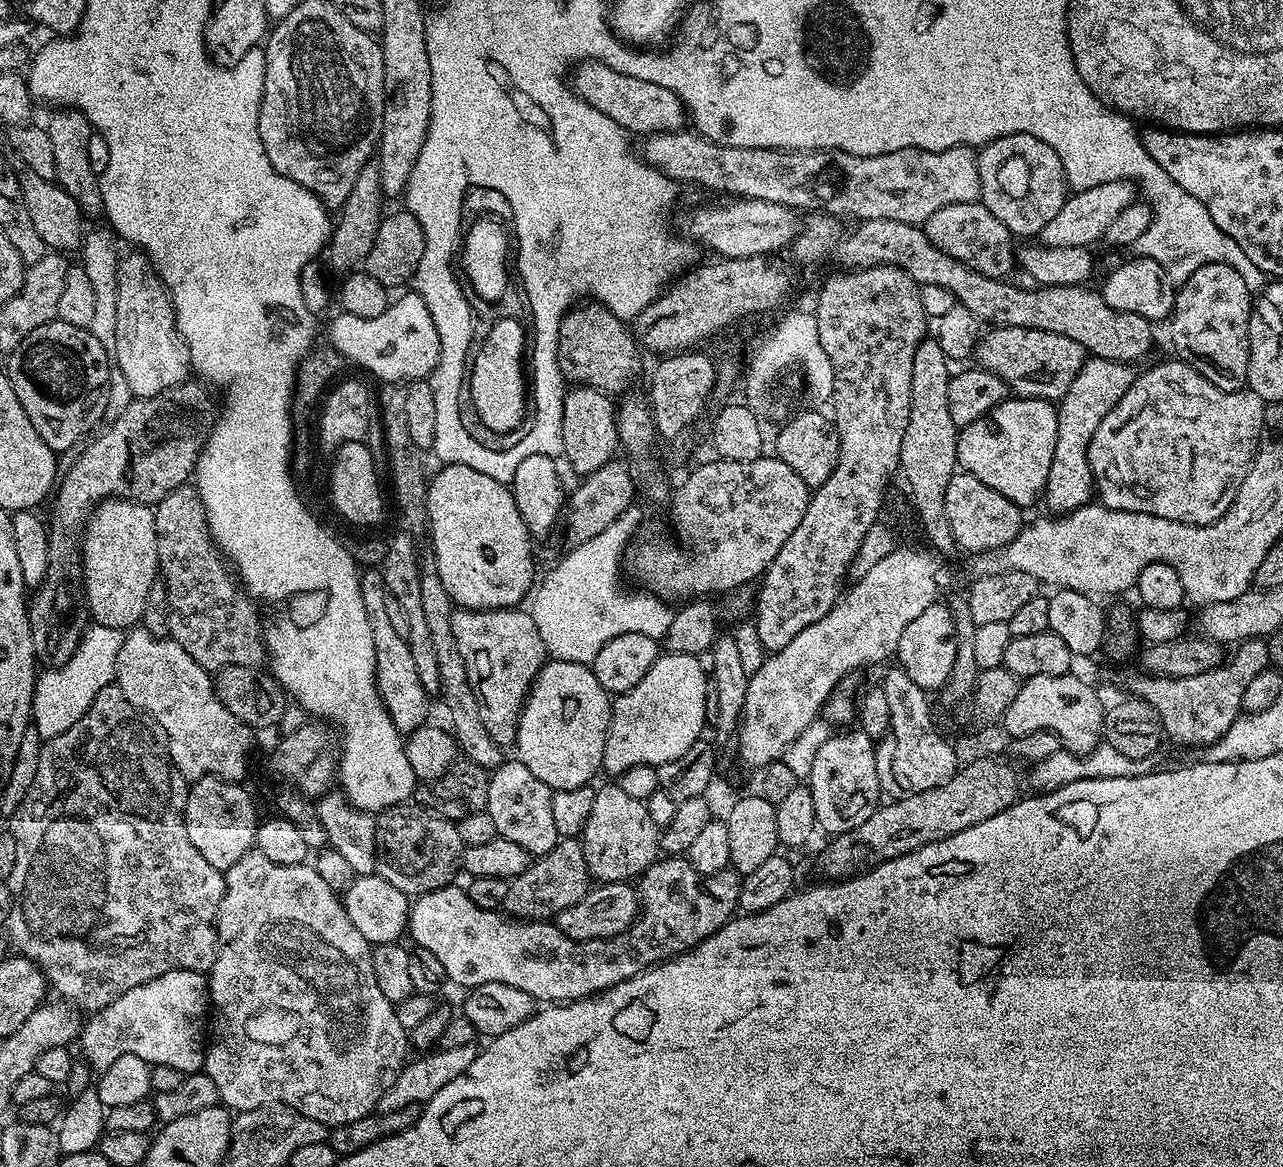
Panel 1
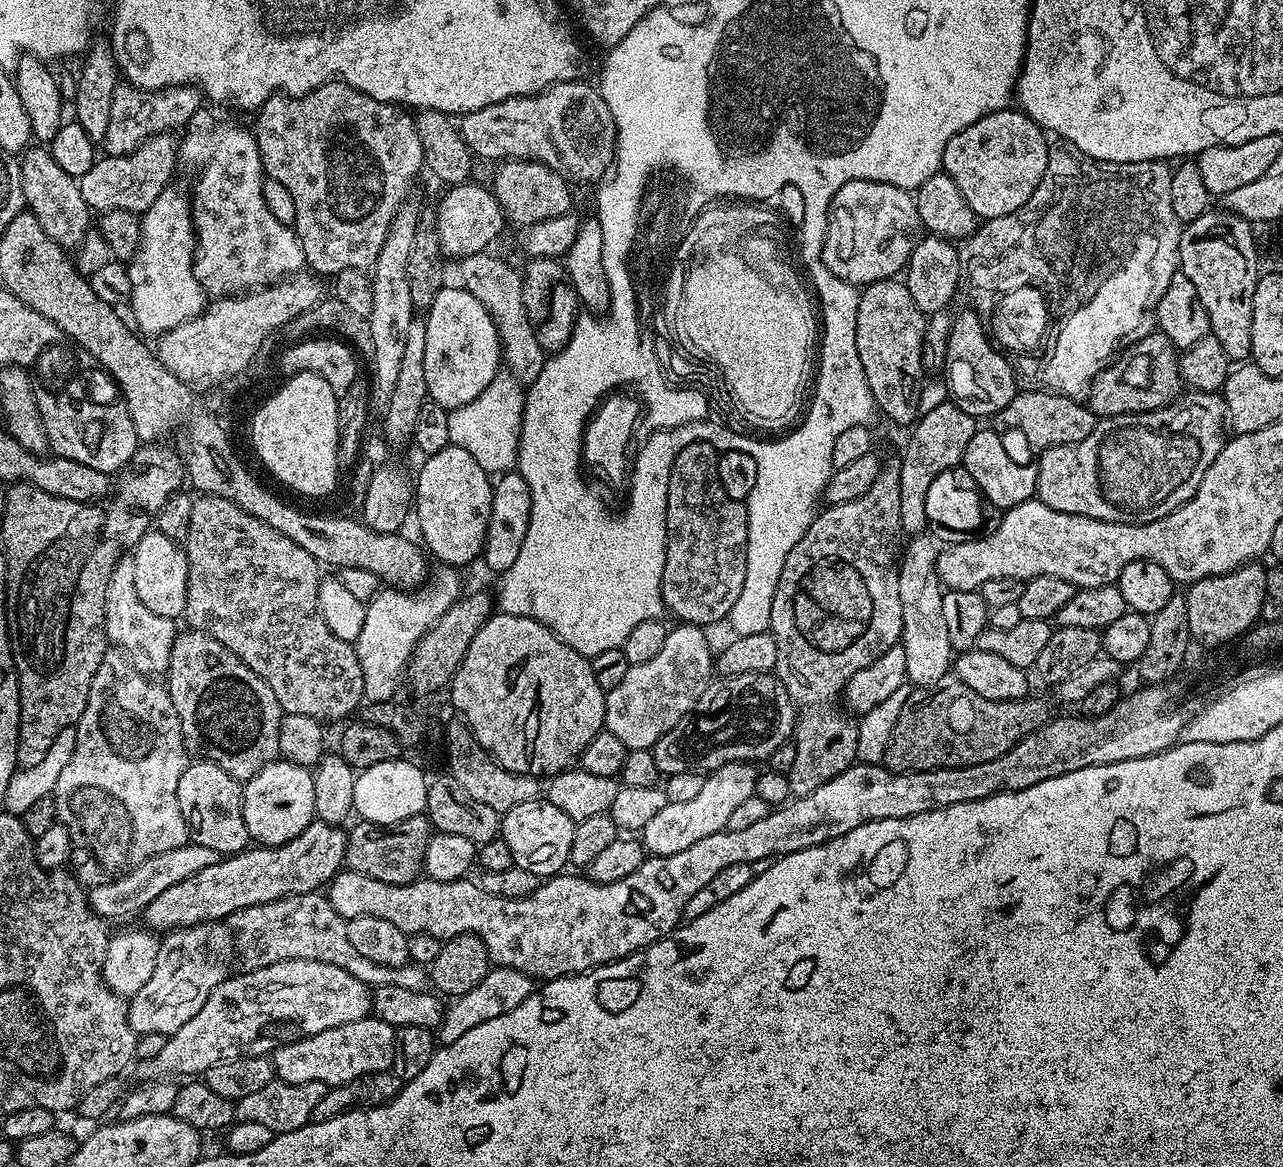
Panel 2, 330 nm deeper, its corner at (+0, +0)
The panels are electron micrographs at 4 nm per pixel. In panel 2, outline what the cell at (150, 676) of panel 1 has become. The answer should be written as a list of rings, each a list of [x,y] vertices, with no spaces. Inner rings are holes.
[[[121,558],[116,563],[114,574],[110,574],[110,582],[106,586],[106,610],[104,611],[104,633],[108,636],[109,645],[115,646],[127,656],[137,670],[149,678],[167,673],[170,662],[170,650],[174,646],[174,638],[178,631],[177,625],[171,620],[154,614],[154,610],[146,610],[142,598],[138,598],[138,589],[134,586],[134,566],[131,559]]]

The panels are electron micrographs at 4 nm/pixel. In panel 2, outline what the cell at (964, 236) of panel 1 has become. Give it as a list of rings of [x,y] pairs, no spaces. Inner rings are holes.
[[[965,310],[953,322],[952,329],[949,332],[947,329],[946,343],[942,348],[943,356],[944,376],[948,379],[951,403],[966,410],[966,414],[977,418],[995,417],[996,413],[1001,412],[1016,396],[1018,377],[1007,355],[994,347],[984,330],[984,323],[975,312]]]

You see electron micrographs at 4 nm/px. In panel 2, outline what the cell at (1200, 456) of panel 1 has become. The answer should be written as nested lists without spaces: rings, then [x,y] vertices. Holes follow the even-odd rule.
[[[1195,390],[1185,391],[1166,406],[1155,408],[1149,412],[1135,412],[1134,414],[1122,414],[1121,416],[1110,416],[1101,419],[1097,423],[1096,428],[1090,430],[1090,434],[1086,434],[1086,438],[1082,438],[1082,442],[1045,448],[1039,453],[1040,460],[1037,459],[1035,461],[1036,496],[1043,504],[1058,510],[1062,514],[1078,514],[1079,516],[1094,518],[1095,520],[1105,520],[1106,522],[1145,524],[1146,522],[1154,522],[1158,518],[1166,518],[1174,510],[1181,508],[1198,490],[1206,470],[1210,470],[1214,458],[1218,458],[1218,454],[1225,446],[1226,435],[1224,436],[1224,428],[1226,432],[1226,409],[1223,399],[1214,392],[1197,392]]]

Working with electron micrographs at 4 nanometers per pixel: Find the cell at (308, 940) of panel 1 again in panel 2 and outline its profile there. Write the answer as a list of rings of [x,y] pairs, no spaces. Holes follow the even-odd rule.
[[[375,1018],[350,1022],[346,1026],[334,1026],[330,1030],[322,1030],[322,1034],[295,1040],[293,1044],[281,1044],[275,1052],[271,1053],[272,1071],[275,1079],[284,1080],[287,1084],[322,1082],[329,1086],[345,1084],[354,1078],[362,1078],[366,1074],[387,1072],[394,1062],[395,1032],[395,1028]]]

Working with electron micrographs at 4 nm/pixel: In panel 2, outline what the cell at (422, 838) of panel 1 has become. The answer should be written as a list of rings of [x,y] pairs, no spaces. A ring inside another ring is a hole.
[[[427,815],[411,816],[383,830],[373,831],[376,832],[373,836],[368,836],[368,831],[369,825],[364,822],[356,822],[353,828],[347,829],[344,864],[351,871],[378,878],[378,882],[387,884],[409,884],[423,873],[426,846],[434,831]]]

